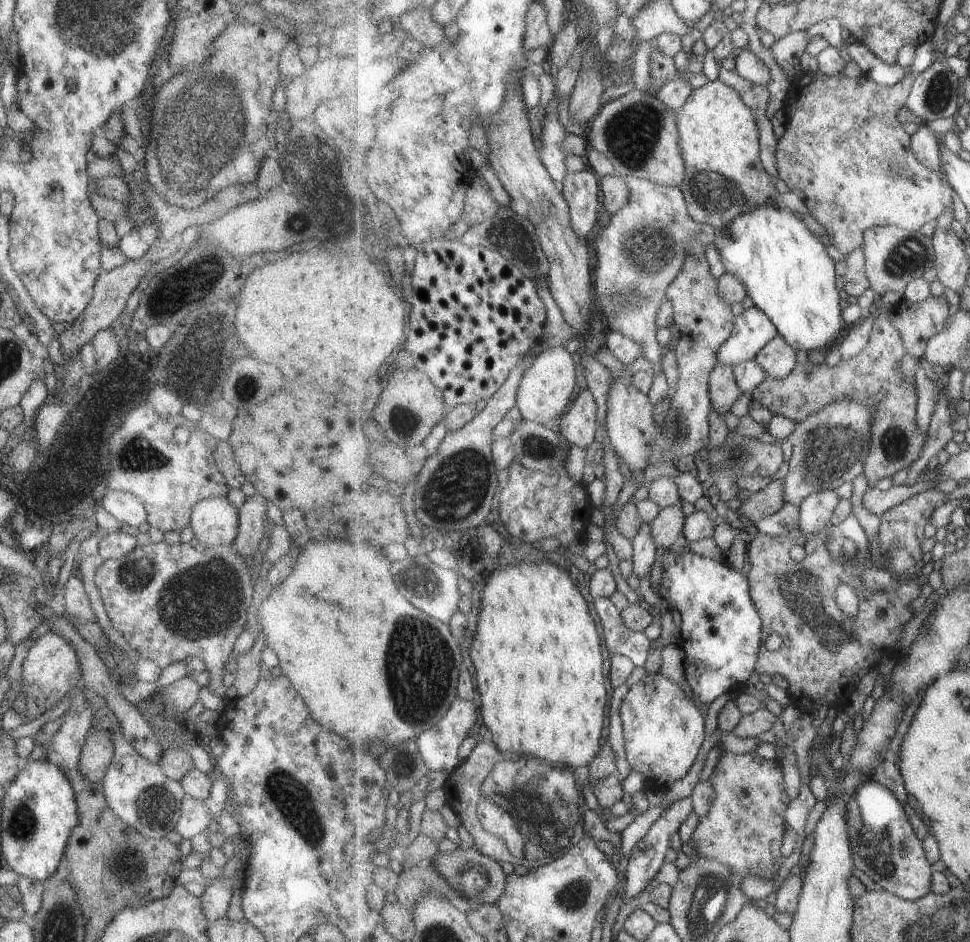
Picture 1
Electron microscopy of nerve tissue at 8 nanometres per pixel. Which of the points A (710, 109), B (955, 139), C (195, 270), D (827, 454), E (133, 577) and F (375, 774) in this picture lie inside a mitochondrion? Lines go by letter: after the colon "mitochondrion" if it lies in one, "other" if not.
A: other
B: other
C: mitochondrion
D: mitochondrion
E: mitochondrion
F: other

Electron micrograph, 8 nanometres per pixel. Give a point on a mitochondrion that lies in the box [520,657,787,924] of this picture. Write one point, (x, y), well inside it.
(574, 896)

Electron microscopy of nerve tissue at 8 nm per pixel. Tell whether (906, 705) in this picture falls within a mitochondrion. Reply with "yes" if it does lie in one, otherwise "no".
no

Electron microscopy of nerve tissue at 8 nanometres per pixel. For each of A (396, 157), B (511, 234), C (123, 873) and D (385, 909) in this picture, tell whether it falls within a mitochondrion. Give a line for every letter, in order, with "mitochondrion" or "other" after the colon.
A: other
B: mitochondrion
C: mitochondrion
D: other

